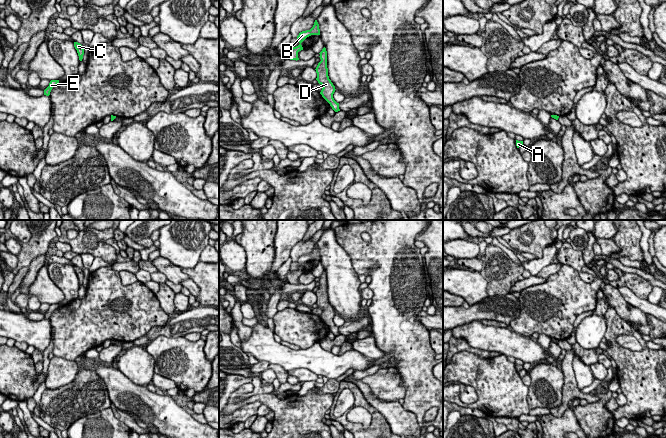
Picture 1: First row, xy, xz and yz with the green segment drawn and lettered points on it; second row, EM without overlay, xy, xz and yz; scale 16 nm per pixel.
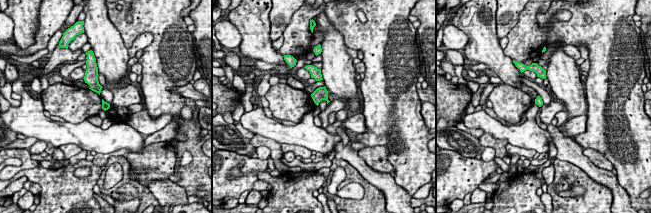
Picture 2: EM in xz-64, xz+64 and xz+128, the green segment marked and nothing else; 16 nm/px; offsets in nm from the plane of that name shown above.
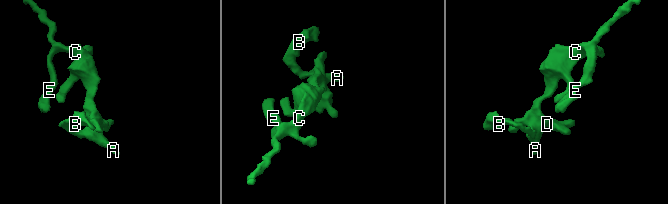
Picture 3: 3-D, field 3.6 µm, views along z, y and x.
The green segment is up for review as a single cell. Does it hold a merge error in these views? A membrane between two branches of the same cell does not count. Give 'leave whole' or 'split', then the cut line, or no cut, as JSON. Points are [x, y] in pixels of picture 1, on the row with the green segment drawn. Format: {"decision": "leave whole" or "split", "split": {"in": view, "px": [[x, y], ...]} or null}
{"decision": "leave whole", "split": null}

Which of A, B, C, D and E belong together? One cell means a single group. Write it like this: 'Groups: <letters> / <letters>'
Groups: A B C D E

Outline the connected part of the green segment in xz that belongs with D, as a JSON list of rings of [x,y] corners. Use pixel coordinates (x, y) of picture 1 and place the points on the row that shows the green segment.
[[[324,47],[319,54],[320,54],[319,57],[320,57],[321,61],[318,63],[315,70],[317,73],[316,80],[318,81],[319,84],[321,84],[323,86],[320,94],[330,104],[332,109],[335,112],[338,112],[338,111],[340,111],[339,103],[337,103],[333,98],[333,94],[336,89],[328,76],[326,48]]]

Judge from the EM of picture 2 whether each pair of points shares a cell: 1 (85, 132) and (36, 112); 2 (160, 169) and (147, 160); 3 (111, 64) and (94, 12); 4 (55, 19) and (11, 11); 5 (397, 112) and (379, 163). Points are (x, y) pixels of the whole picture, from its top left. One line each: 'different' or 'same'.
1: same
2: same
3: same
4: different
5: different

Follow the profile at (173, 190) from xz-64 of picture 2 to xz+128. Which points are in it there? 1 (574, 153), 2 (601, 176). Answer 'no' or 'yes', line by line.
1: yes
2: yes

